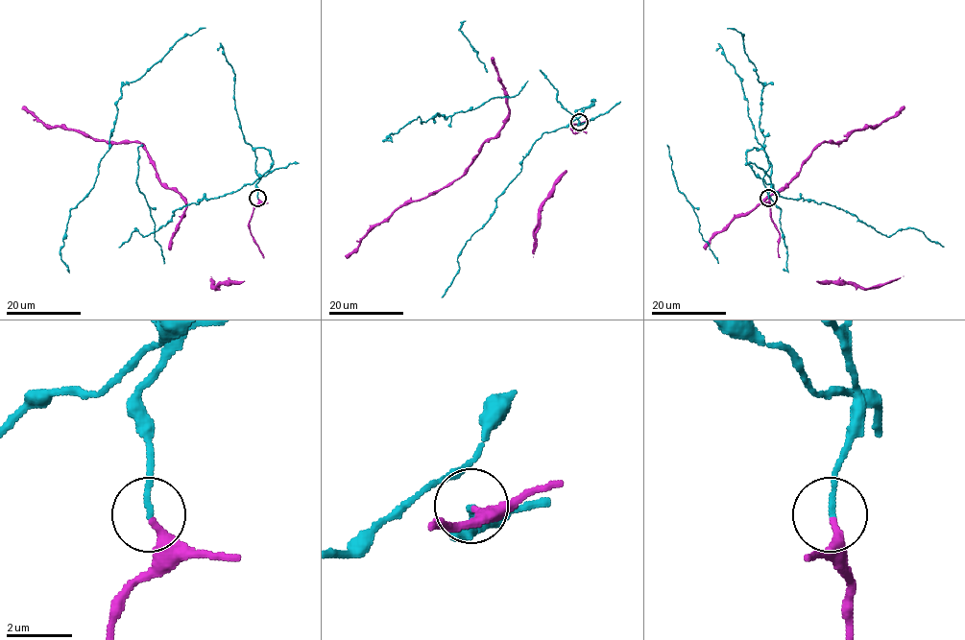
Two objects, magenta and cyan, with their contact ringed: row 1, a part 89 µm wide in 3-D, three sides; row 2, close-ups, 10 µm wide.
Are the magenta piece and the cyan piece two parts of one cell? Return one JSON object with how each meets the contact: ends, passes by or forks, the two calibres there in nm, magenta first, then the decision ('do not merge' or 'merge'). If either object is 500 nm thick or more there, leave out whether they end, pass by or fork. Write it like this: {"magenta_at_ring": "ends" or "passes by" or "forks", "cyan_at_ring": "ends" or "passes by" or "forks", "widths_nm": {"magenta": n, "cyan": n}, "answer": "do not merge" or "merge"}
{"magenta_at_ring": "ends", "cyan_at_ring": "ends", "widths_nm": {"magenta": 260, "cyan": 170}, "answer": "merge"}

